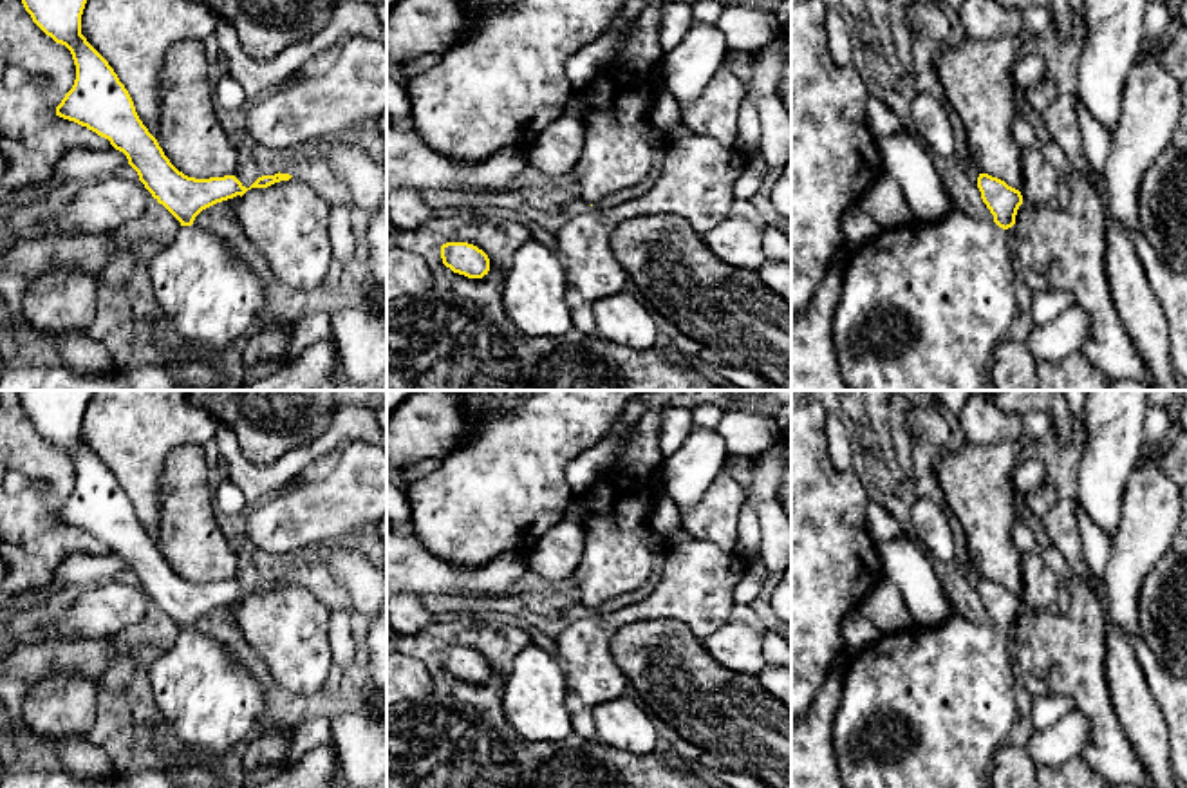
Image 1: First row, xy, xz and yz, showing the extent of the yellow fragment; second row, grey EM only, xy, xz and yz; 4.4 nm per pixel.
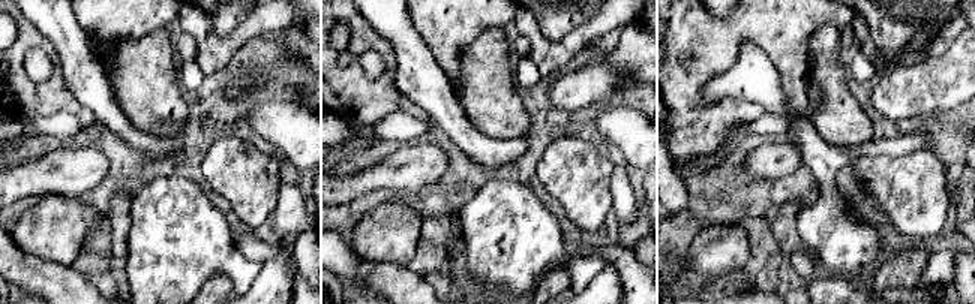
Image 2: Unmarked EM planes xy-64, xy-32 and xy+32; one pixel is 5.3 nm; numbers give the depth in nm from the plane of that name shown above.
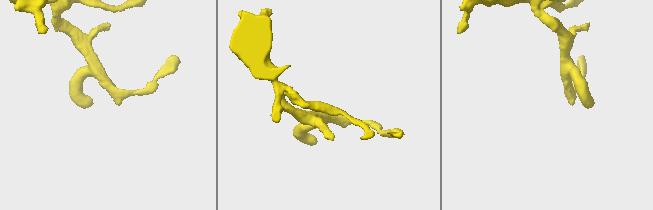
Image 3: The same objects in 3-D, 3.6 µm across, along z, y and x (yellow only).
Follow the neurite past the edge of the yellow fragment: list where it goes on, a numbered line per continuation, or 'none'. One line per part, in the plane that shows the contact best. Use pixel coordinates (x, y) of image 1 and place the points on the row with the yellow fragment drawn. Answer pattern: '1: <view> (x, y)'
1: xy (208, 297)

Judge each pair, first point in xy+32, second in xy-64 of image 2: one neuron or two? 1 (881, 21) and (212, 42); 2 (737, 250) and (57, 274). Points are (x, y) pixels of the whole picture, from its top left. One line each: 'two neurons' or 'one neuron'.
1: two neurons
2: two neurons

